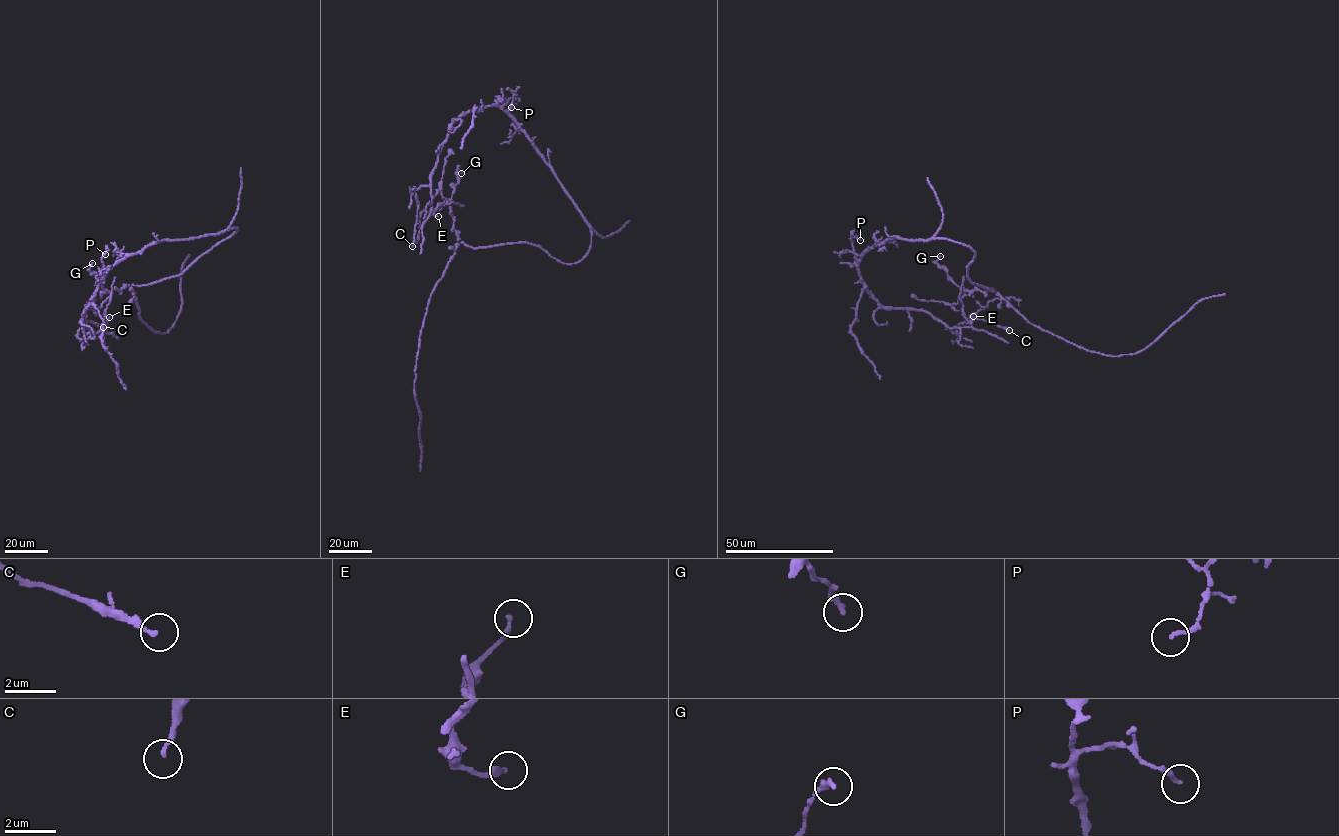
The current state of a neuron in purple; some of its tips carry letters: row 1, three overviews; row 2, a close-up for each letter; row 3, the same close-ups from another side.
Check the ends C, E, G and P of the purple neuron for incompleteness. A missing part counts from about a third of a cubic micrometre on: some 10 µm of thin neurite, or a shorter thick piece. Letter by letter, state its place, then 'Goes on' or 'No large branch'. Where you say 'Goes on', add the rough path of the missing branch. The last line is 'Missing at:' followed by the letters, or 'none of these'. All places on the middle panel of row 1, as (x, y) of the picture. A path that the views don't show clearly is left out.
C: Place: (412, 246). No large branch
E: Place: (438, 216). No large branch
G: Place: (461, 173). No large branch
P: Place: (511, 107). No large branch
Missing at: none of these

